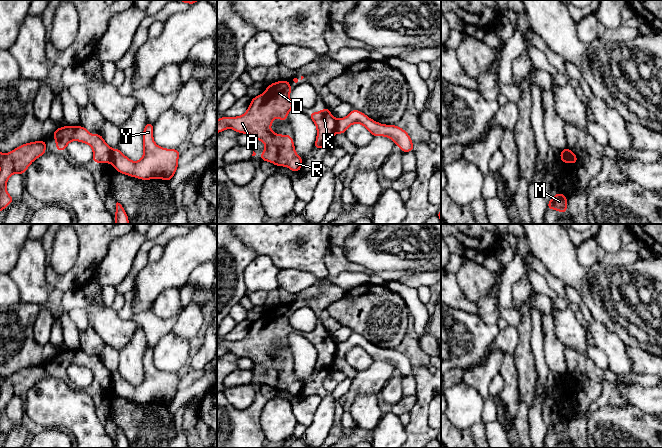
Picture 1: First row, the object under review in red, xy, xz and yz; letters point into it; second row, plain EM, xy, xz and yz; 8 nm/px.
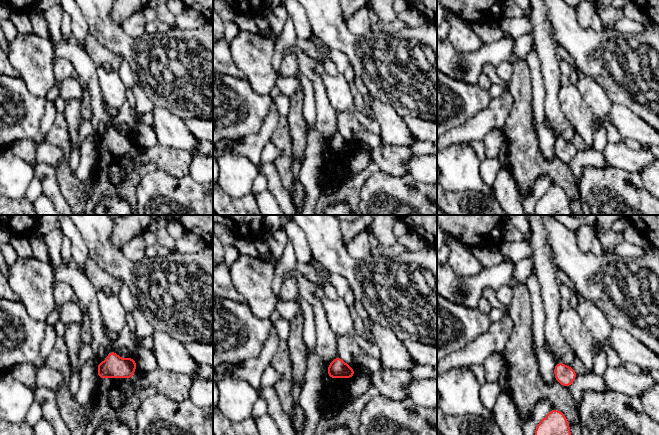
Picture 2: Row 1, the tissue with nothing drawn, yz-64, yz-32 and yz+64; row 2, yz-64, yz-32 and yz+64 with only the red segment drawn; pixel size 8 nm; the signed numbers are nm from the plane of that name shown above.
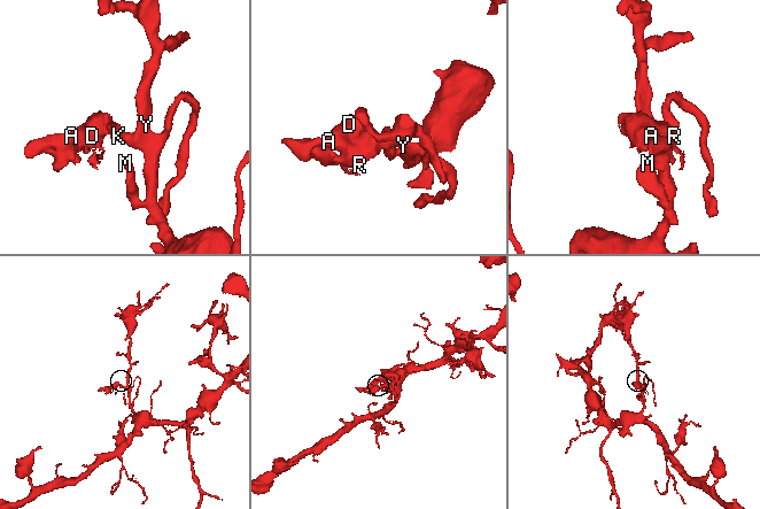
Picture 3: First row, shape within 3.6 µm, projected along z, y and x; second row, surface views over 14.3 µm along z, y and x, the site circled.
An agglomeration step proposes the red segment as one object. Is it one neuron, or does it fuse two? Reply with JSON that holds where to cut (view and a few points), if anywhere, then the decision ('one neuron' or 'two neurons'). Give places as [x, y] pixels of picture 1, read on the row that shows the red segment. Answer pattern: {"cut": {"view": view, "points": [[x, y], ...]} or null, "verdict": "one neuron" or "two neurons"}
{"cut": {"view": "xy", "points": [[111, 150], [112, 162]]}, "verdict": "two neurons"}

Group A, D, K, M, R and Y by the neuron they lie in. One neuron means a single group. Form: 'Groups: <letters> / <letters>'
Groups: A D K R / M Y

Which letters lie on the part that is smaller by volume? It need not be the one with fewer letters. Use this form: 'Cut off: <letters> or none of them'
Cut off: A, D, K, R

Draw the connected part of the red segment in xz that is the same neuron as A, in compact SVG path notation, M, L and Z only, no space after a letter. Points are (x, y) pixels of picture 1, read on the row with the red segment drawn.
M286 80L270 84L262 95L251 99L248 110L242 116L223 116L217 120L217 133L232 128L238 133L261 140L266 146L260 154L262 161L272 162L277 167L287 166L292 172L299 172L303 158L296 154L290 133L278 135L269 129L276 116L285 122L289 111L296 108L289 99L293 90L289 82Z

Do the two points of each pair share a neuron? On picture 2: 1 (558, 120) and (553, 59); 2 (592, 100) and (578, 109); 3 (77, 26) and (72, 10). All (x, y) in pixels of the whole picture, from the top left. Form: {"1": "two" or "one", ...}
{"1": "one", "2": "two", "3": "one"}

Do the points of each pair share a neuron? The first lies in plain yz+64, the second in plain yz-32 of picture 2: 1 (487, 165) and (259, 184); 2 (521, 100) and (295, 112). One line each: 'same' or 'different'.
1: same
2: same

